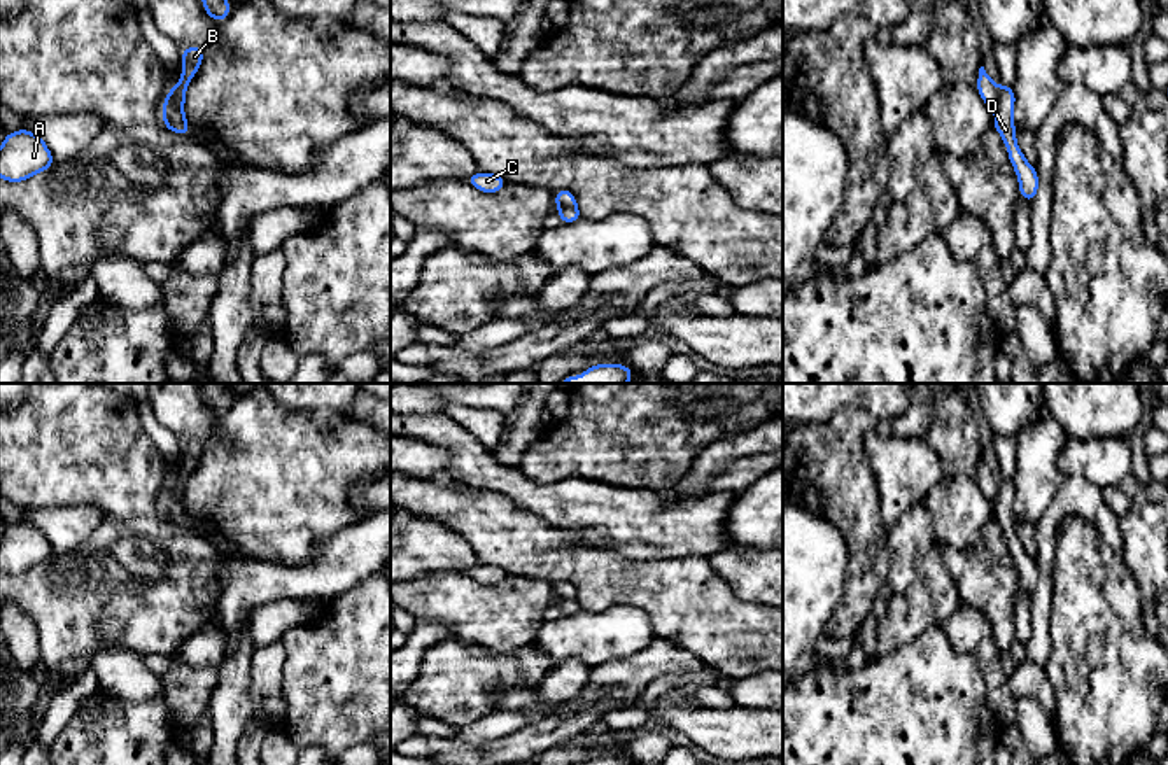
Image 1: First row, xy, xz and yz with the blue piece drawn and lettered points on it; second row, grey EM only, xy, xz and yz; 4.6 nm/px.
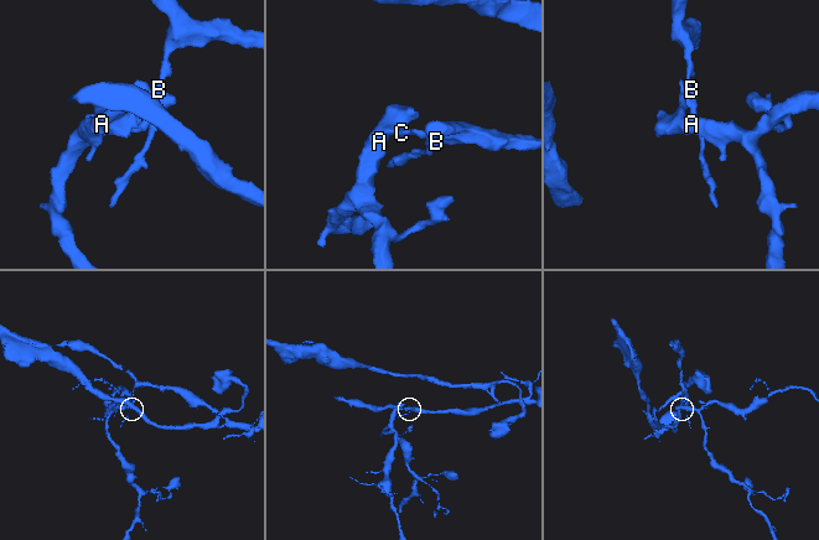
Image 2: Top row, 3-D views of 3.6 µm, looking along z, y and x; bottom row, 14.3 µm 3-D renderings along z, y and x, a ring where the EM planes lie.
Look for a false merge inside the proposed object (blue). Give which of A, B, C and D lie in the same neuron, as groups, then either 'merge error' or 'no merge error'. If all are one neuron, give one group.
groups A C / B D; merge error

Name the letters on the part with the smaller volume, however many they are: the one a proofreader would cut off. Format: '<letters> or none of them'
A, C

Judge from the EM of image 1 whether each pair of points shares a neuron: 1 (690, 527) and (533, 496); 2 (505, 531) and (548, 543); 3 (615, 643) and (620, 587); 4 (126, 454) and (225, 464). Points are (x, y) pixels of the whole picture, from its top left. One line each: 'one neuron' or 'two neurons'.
1: one neuron
2: one neuron
3: two neurons
4: two neurons

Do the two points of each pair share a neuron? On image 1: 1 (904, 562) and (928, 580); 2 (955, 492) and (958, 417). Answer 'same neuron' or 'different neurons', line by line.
1: different neurons
2: same neuron

